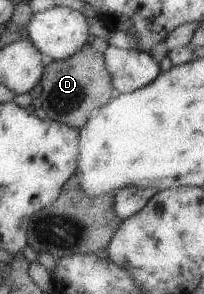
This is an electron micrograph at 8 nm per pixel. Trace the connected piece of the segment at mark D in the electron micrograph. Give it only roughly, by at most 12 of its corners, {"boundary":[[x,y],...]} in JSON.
{"boundary":[[88,43],[47,60],[40,114],[80,129],[117,96]]}

